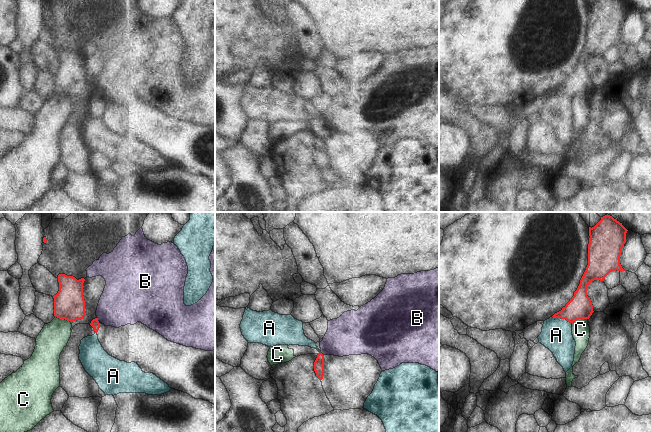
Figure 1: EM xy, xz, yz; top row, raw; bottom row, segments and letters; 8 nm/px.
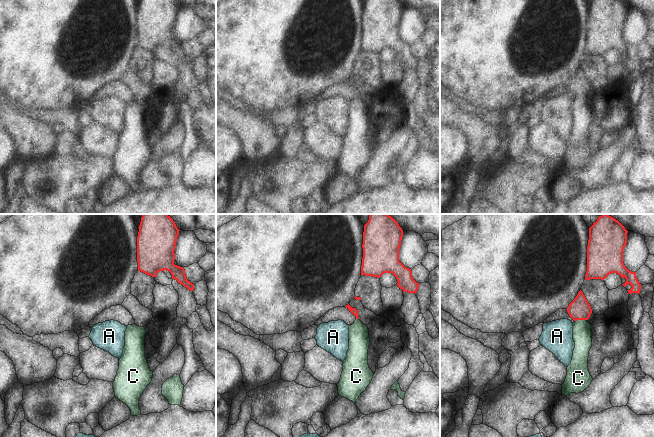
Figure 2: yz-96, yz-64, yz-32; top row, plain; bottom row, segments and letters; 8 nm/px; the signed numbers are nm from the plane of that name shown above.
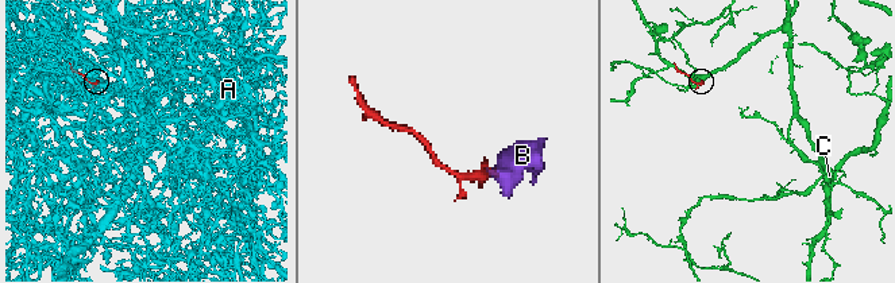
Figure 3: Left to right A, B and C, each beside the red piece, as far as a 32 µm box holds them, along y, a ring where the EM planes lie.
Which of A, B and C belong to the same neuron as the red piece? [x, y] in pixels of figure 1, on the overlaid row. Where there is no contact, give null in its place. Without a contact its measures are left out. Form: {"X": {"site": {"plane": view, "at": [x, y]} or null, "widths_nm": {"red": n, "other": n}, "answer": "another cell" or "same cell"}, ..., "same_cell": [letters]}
{"A": {"site": {"plane": "yz", "at": [562, 318]}, "widths_nm": {"red": 190, "other": 240}, "answer": "another cell"}, "B": {"site": {"plane": "xy", "at": [97, 319]}, "widths_nm": {"red": 70, "other": 360}, "answer": "another cell"}, "C": {"site": {"plane": "xy", "at": [63, 318]}, "widths_nm": {"red": 260, "other": 240}, "answer": "another cell"}, "same_cell": []}

